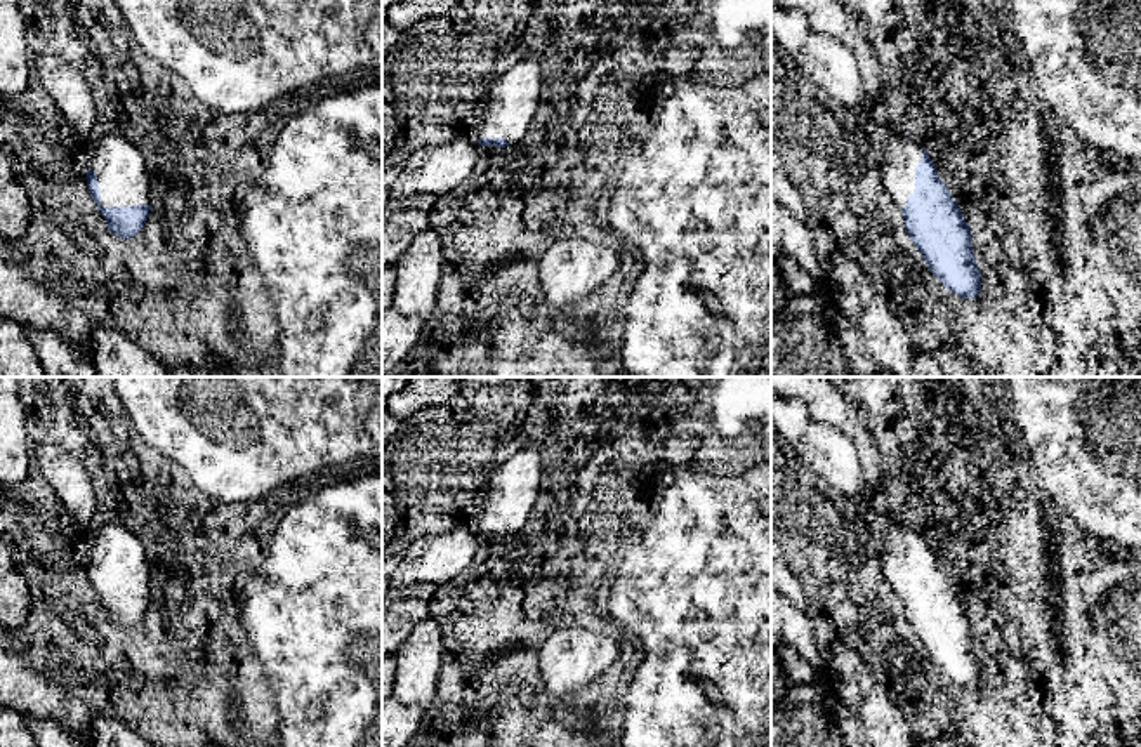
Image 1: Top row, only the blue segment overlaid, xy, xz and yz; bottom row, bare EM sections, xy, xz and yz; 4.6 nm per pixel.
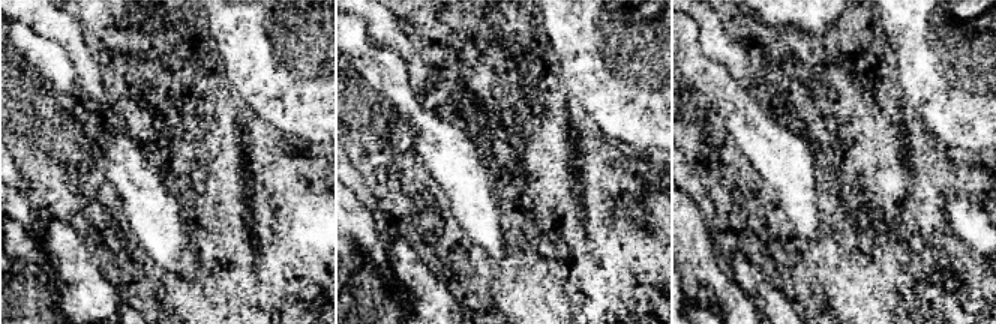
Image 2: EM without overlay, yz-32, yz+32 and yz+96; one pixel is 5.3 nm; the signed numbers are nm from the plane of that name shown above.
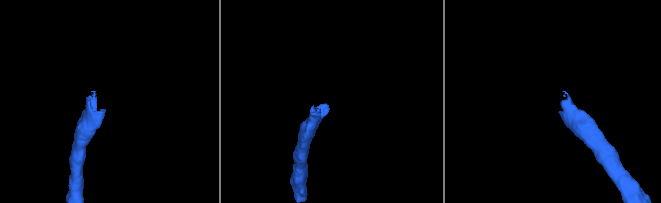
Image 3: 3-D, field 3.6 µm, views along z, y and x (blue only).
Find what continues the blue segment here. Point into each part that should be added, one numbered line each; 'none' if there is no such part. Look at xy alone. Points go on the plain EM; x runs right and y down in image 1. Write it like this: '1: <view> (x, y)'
1: xy (122, 565)

